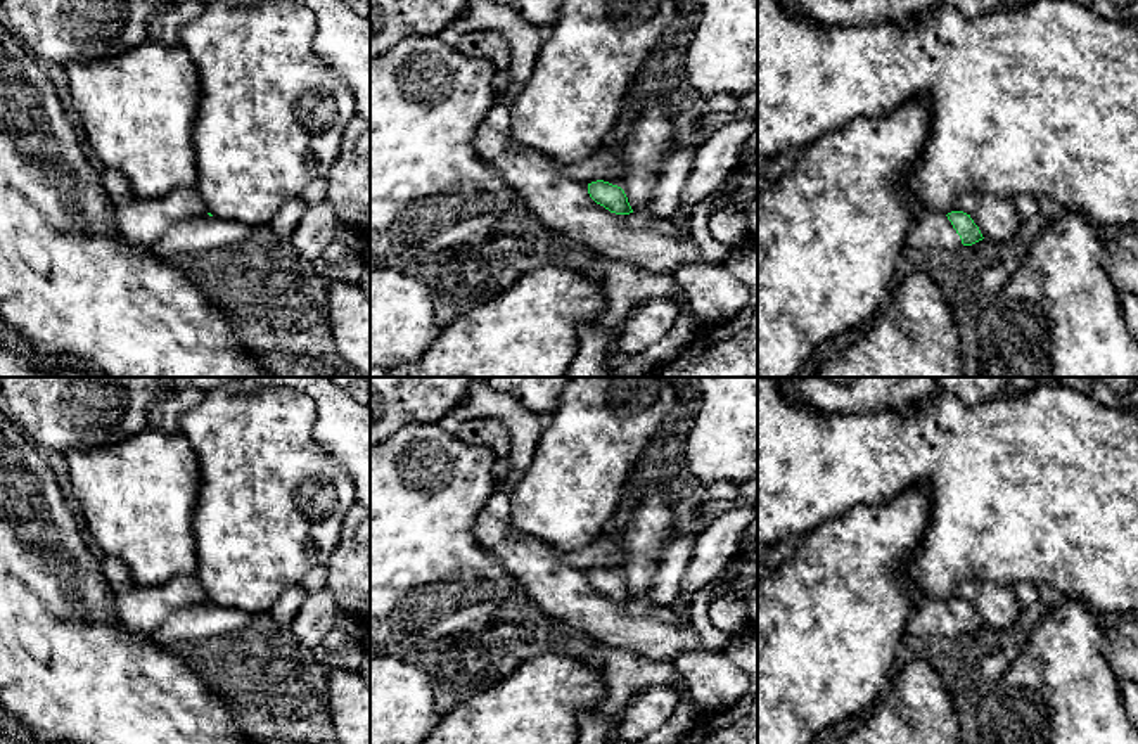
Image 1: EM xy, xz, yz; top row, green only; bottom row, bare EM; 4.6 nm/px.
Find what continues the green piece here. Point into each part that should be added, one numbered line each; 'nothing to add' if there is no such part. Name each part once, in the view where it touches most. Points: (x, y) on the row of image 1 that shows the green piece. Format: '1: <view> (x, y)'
1: yz (931, 230)

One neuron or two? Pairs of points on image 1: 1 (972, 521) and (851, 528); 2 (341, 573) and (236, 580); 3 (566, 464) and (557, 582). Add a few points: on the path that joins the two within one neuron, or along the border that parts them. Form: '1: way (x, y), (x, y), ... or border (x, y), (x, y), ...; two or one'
1: border (927, 485), (929, 525), (908, 561); two
2: border (341, 525), (338, 545), (324, 563); two
3: border (521, 532), (543, 540), (557, 551); two

